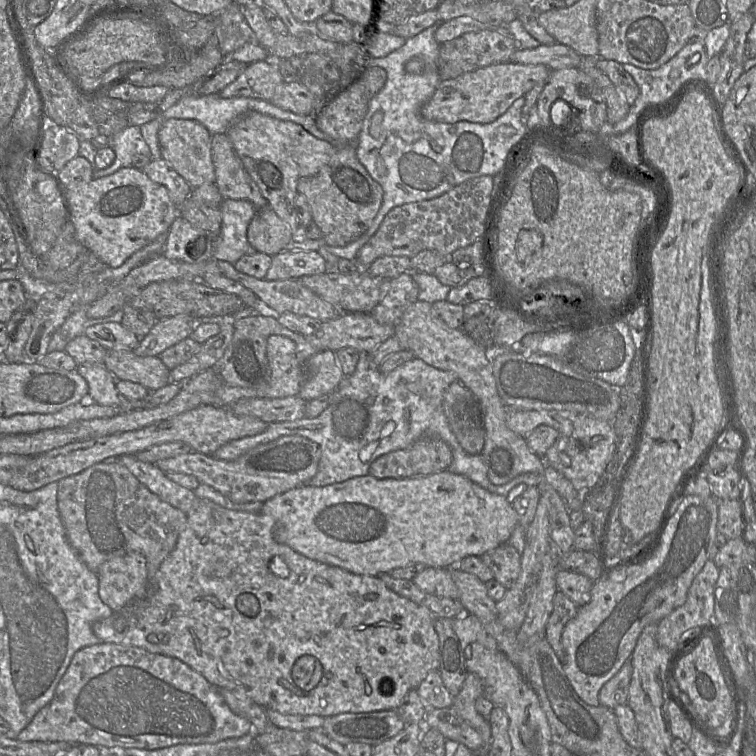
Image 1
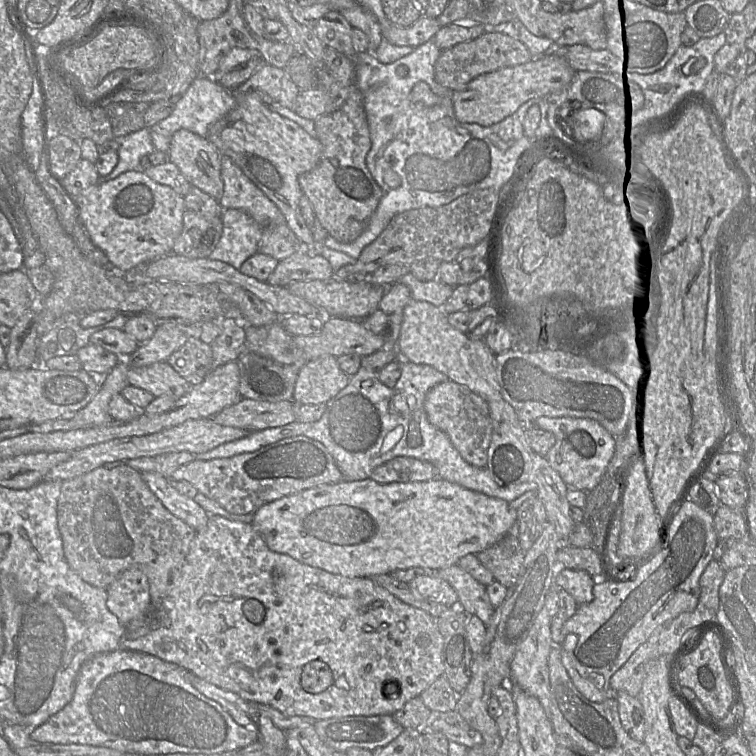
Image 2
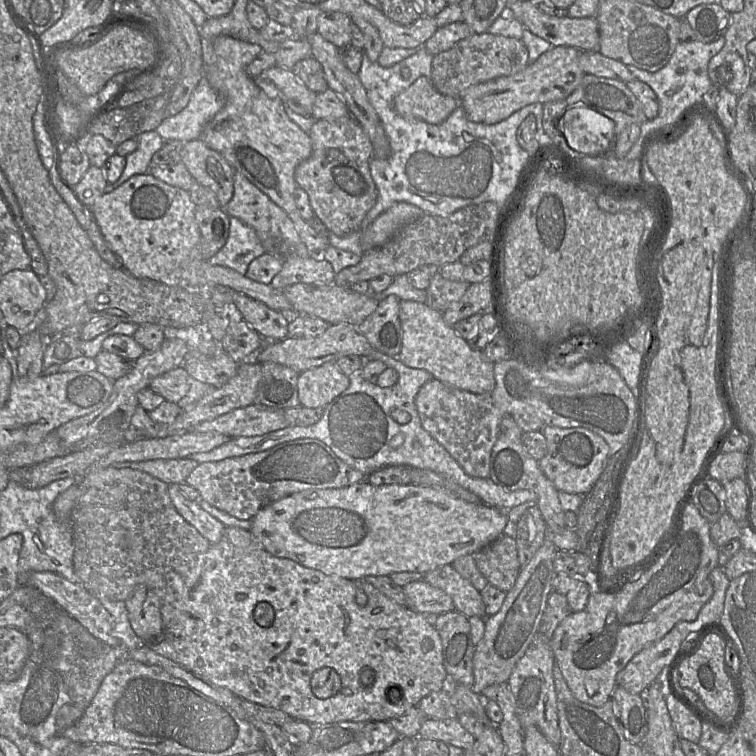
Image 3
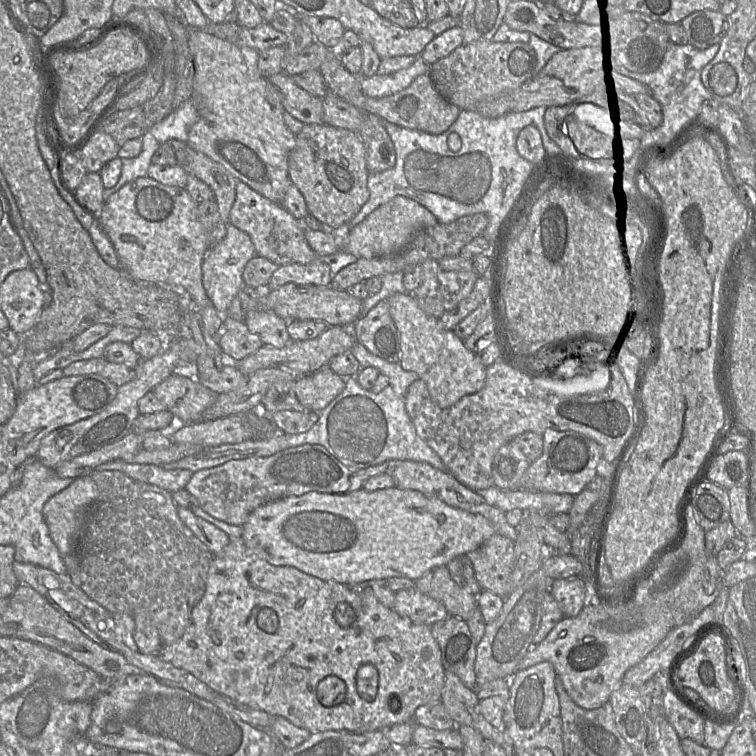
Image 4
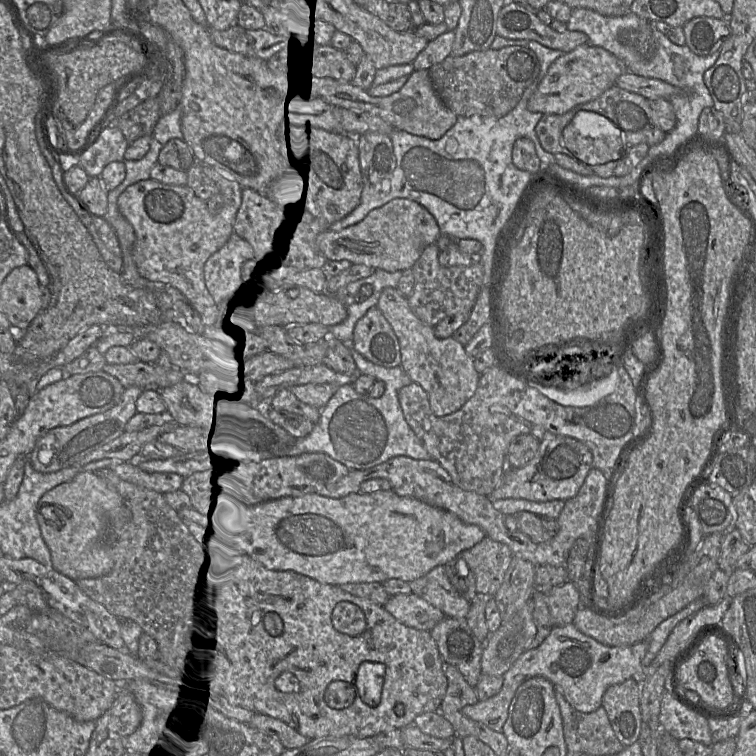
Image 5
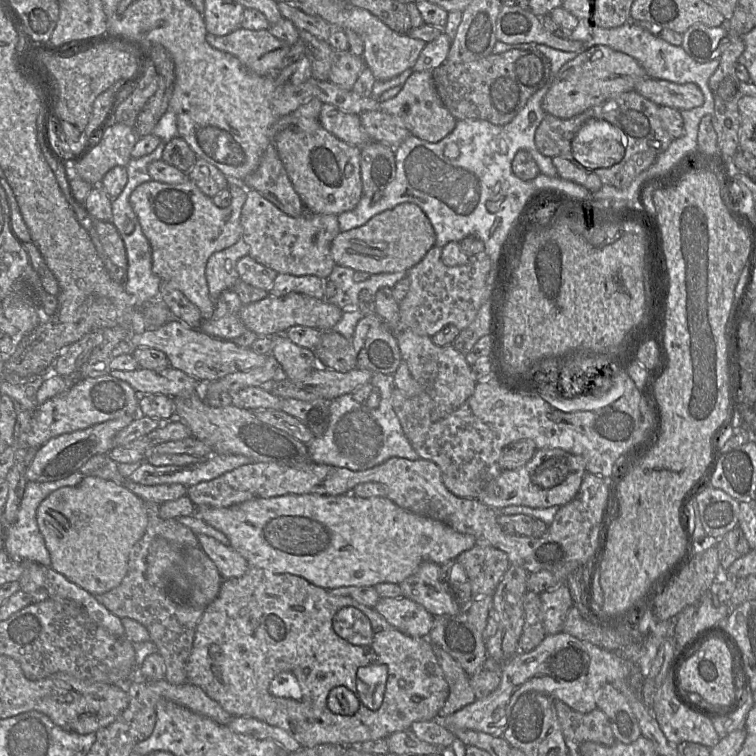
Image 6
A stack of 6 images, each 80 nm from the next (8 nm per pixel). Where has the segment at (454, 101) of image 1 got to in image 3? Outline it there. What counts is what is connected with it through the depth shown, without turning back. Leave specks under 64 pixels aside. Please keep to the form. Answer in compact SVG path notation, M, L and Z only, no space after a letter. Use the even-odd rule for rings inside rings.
M552 47L516 74L498 77L470 87L459 99L459 106L464 109L466 117L472 122L496 124L527 105L563 100L577 88L584 76L578 63L580 52L574 47Z

